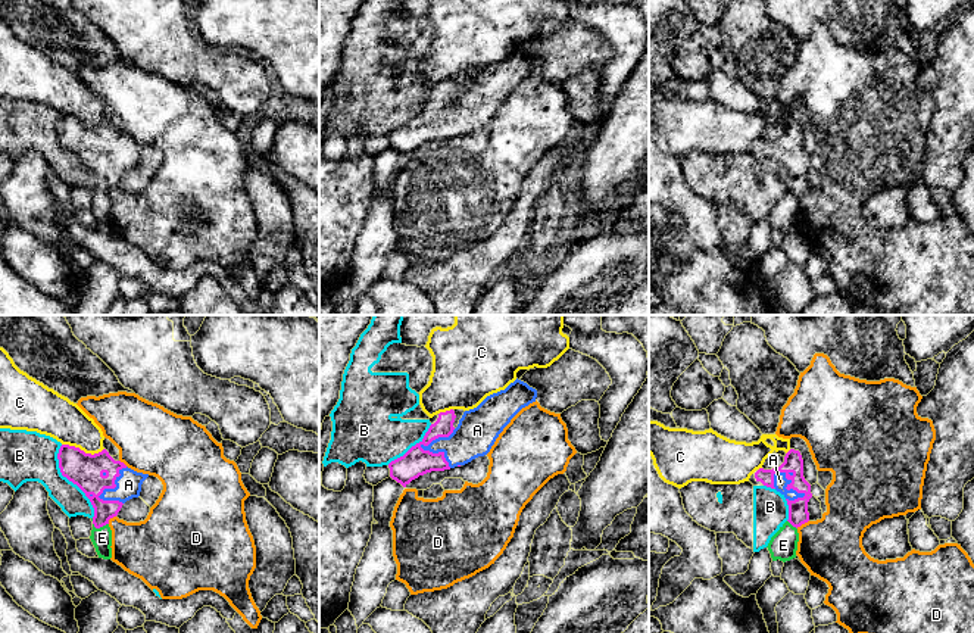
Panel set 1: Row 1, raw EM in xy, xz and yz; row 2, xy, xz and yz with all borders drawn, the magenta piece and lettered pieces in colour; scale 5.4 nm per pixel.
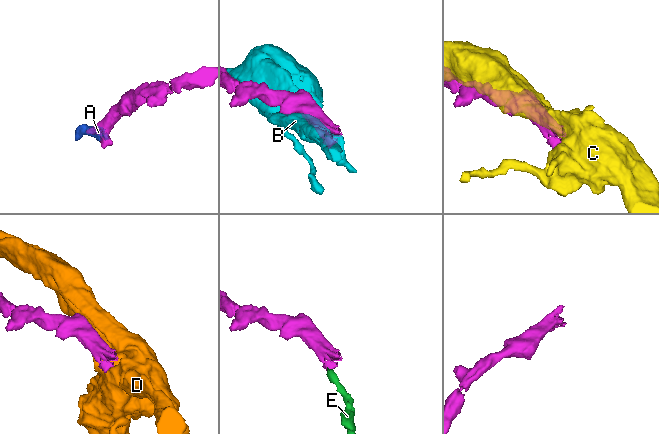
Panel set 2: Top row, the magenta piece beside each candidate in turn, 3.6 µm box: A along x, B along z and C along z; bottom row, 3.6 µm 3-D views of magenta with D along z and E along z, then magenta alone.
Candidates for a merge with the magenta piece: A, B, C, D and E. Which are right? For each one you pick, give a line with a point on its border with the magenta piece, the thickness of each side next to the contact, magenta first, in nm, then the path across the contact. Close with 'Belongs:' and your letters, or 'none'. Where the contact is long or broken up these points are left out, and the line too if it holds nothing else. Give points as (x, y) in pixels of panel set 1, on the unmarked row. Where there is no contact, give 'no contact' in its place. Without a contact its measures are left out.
A: contact yz (789, 155); calibres 110 and 80 nm; way yz (798, 180), (804, 165), (789, 155), (780, 152)
E: contact xy (100, 196); calibres 140 and 110 nm; way xy (91, 152), (100, 177), (100, 196), (102, 208)
Belongs: A, E

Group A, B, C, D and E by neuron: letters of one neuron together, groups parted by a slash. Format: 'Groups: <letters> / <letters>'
Groups: A E / B / C / D

